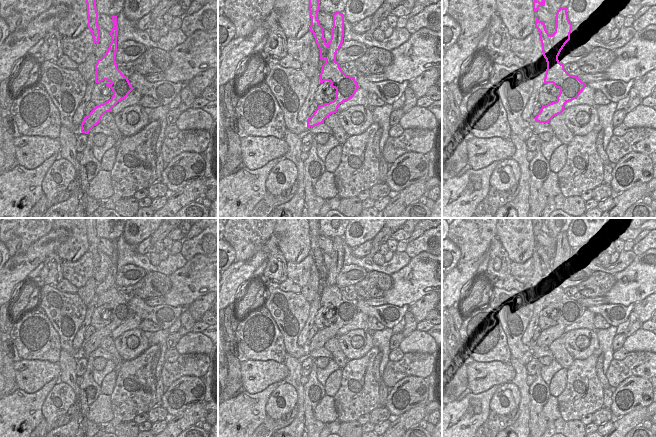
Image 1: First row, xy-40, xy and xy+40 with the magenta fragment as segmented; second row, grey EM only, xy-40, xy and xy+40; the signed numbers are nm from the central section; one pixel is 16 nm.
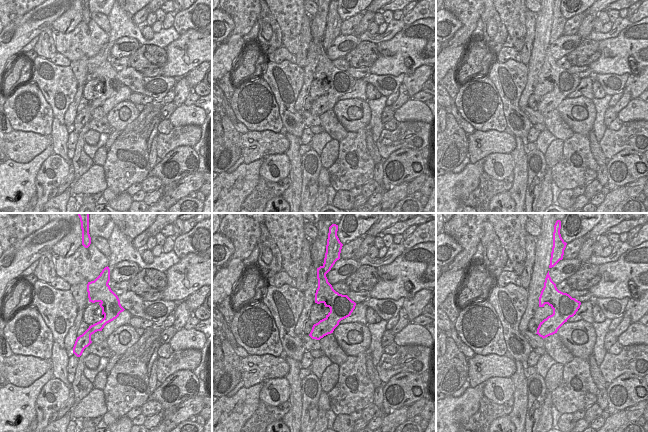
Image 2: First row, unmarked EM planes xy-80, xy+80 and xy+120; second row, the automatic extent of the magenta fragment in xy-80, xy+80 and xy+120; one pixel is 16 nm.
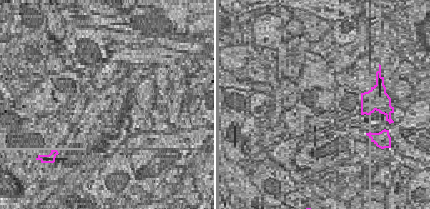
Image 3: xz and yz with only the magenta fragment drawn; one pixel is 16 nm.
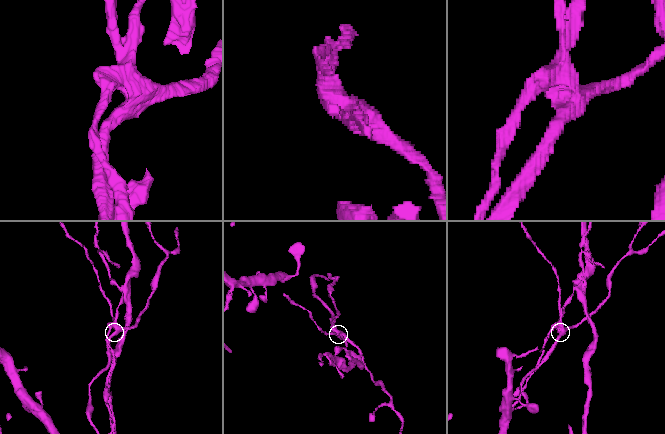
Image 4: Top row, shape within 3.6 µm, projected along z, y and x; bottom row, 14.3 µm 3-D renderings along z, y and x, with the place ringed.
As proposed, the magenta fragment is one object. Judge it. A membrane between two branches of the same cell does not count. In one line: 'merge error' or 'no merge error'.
merge error

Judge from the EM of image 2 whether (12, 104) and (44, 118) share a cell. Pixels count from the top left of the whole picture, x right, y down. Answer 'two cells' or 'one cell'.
one cell

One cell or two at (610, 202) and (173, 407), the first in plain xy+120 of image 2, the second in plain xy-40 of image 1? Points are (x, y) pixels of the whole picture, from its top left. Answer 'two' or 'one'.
two

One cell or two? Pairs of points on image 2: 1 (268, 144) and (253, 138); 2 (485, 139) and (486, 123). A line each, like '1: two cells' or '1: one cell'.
1: one cell
2: two cells

